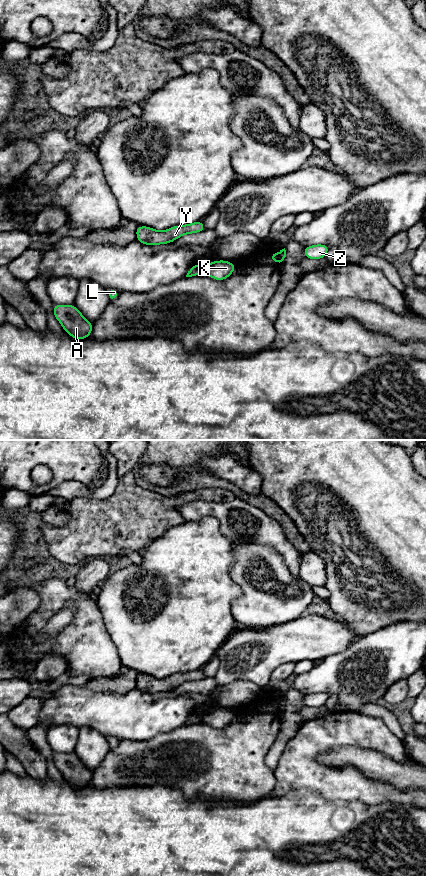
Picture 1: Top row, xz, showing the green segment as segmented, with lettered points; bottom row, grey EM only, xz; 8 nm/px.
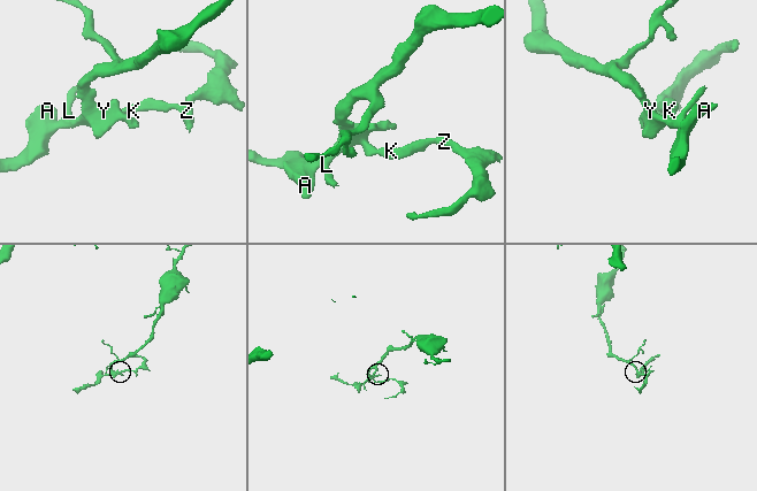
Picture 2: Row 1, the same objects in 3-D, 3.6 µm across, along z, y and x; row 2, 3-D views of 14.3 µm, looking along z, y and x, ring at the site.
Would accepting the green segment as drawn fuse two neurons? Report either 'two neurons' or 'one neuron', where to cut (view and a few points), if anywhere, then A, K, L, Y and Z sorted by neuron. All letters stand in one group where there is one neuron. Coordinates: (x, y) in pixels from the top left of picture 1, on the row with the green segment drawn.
two neurons; cut in xz along (203, 266), (201, 273); A L Y / K Z

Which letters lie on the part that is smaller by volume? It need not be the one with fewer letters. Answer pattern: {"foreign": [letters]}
{"foreign": ["K", "Z"]}

